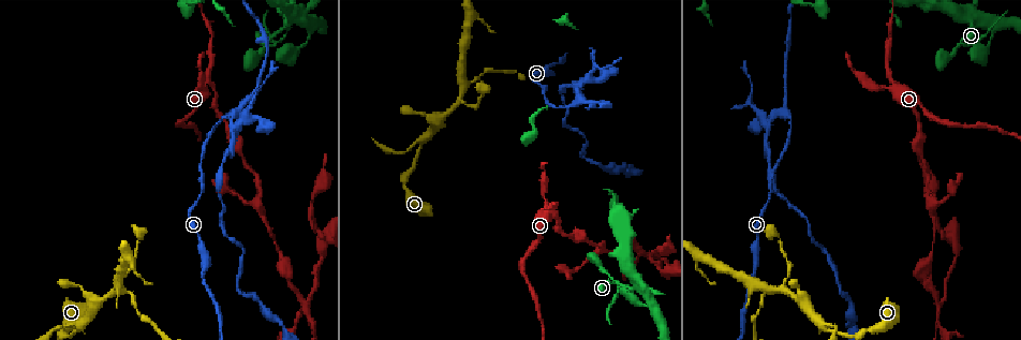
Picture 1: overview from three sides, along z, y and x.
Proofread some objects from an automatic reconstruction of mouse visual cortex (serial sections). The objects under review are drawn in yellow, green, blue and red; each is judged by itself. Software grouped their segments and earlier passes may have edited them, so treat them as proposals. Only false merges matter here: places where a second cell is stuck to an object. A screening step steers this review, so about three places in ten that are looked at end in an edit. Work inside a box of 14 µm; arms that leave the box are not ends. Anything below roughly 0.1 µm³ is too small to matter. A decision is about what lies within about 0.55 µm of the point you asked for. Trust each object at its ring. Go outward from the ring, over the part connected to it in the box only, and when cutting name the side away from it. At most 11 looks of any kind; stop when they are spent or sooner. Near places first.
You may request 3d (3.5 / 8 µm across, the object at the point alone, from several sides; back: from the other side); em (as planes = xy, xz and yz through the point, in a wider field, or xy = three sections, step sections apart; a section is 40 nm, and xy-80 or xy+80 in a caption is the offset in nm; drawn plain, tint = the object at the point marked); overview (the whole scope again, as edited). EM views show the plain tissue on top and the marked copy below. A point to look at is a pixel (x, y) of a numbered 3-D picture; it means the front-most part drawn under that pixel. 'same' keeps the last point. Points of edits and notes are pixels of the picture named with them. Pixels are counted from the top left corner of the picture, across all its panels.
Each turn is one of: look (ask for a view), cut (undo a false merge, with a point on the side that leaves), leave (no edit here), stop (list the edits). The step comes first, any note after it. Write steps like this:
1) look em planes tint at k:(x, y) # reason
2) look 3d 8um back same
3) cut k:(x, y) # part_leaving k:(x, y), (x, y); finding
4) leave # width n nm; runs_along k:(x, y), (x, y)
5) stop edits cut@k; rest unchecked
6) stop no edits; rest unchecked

look 3d 8um back at 1:(894, 81) # thin arm on a thick one

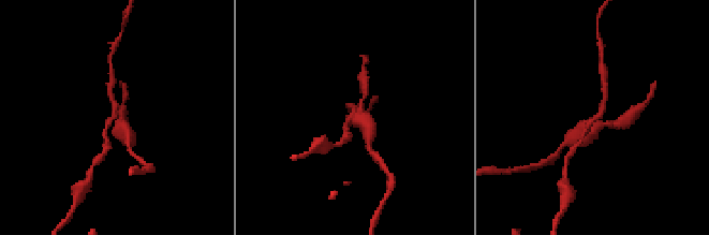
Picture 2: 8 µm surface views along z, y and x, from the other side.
look em xy step 2 tint at 2:(357, 112) # arms 4; arm_widths 150, 150, 200, 500 nm; need the tissue

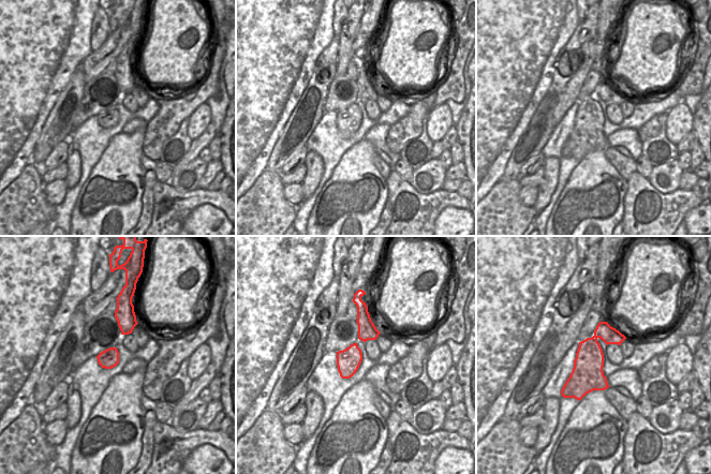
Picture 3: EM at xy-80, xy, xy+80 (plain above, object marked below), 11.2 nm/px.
cut 2:(106, 144) # part_leaving 2:(116, 117), (105, 127), (104, 149); two cells meet here

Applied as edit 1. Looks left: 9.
look overview # see it whole again

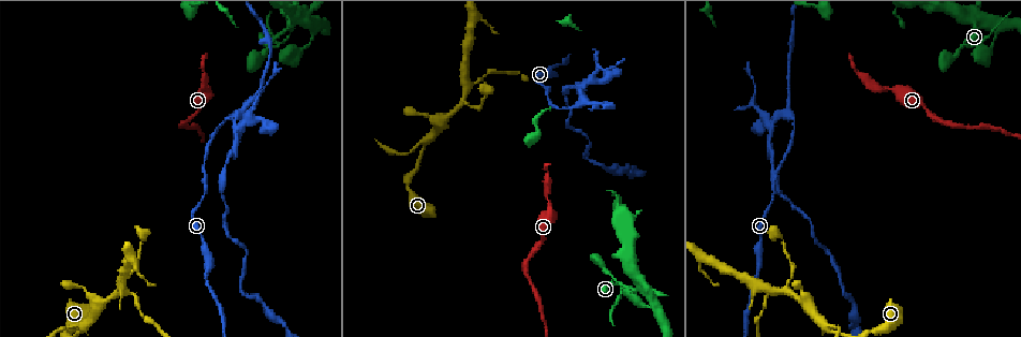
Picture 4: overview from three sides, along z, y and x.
look 3d 8um at 4:(774, 121) # three arms meet

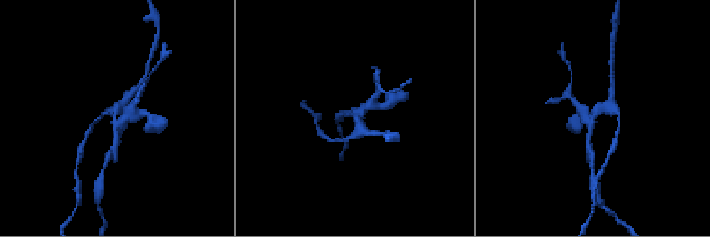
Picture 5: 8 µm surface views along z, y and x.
look 3d 3.5um at 5:(116, 114)

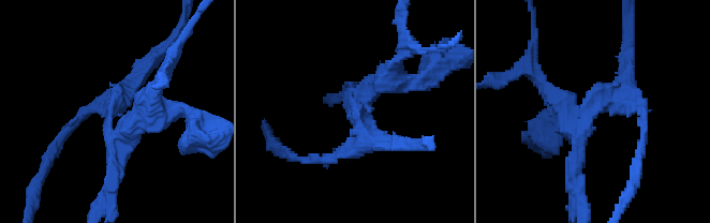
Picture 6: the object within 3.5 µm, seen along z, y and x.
look em xy step 1 tint at 6:(111, 113)

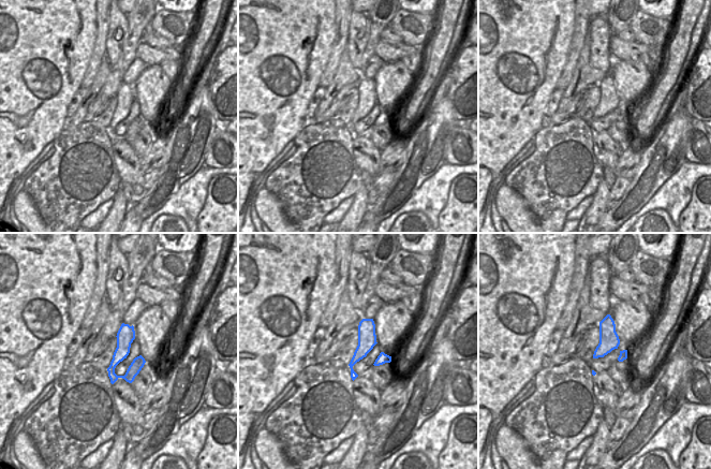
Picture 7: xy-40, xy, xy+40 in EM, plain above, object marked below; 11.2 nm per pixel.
cut 6:(127, 138) # width 220 nm; part_leaving 6:(119, 101), (106, 124), (109, 190); a second cell is stuck on

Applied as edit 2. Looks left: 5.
look overview # see it whole again

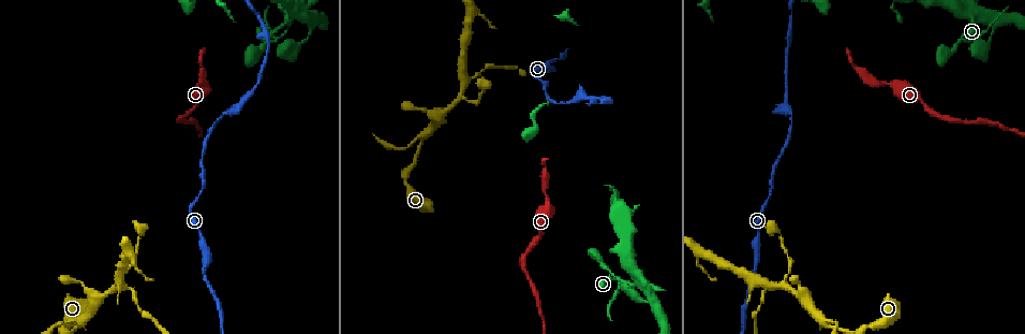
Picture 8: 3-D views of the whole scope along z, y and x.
look 3d 3.5um at 8:(823, 323) # three-way junction

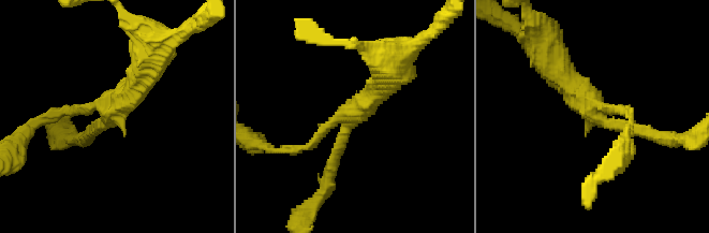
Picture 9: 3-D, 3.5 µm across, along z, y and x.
look em xy step 2 tint at 9:(343, 116) # arms 3; arm_widths 150, 200, 350 nm; need the tissue

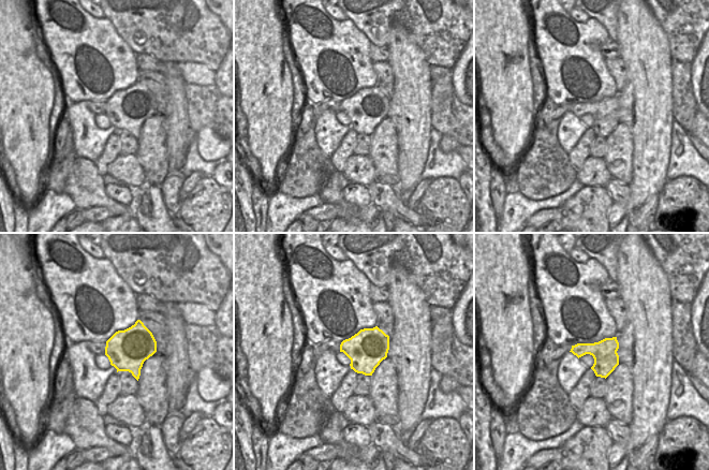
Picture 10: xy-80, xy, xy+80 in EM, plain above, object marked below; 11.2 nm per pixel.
leave # width 420 nm; runs_along 9:(91, 131), (111, 118), (101, 105), (48, 115); all the same cell

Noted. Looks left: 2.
stop edits cut@2, cut@6; rest unchecked

